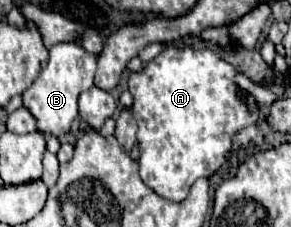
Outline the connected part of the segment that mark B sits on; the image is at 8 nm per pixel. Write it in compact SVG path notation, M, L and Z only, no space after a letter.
M62 42L52 46L46 68L40 72L34 84L30 84L30 88L26 88L26 92L22 94L24 106L34 116L40 132L54 136L64 136L70 132L70 124L78 116L78 96L84 90L82 60L96 60L96 56L88 54L82 46L74 42Z

